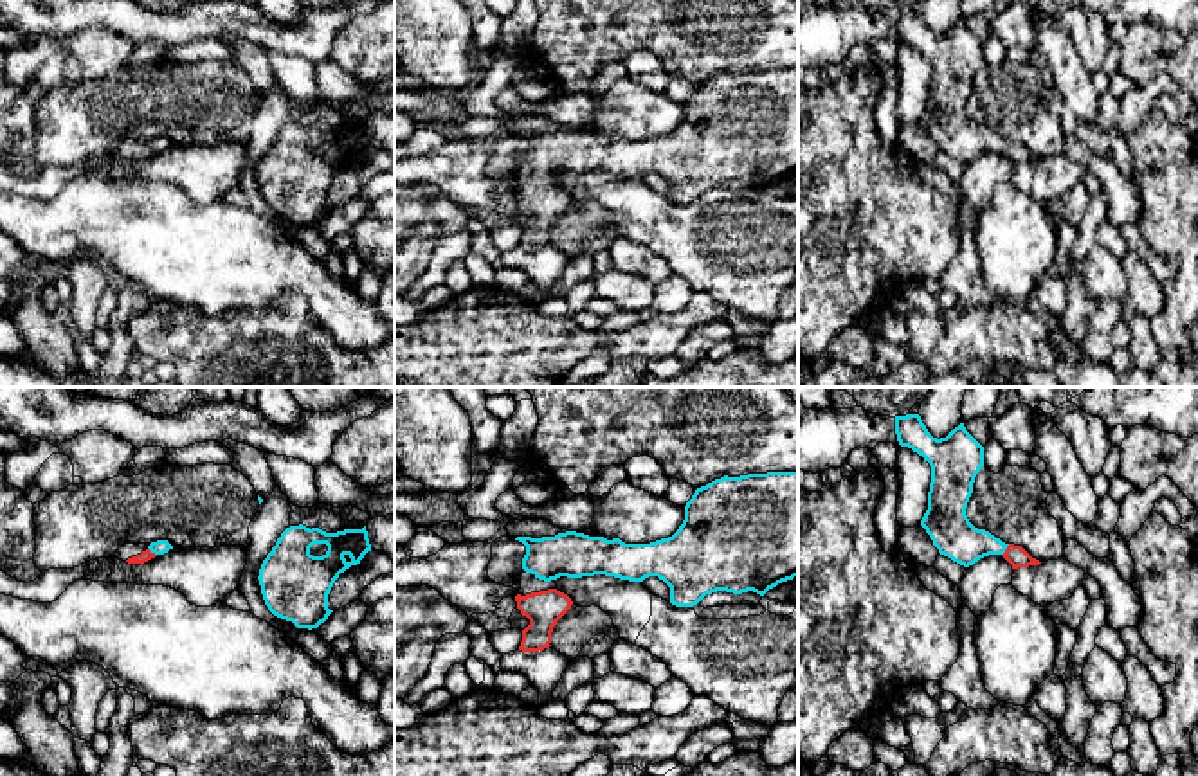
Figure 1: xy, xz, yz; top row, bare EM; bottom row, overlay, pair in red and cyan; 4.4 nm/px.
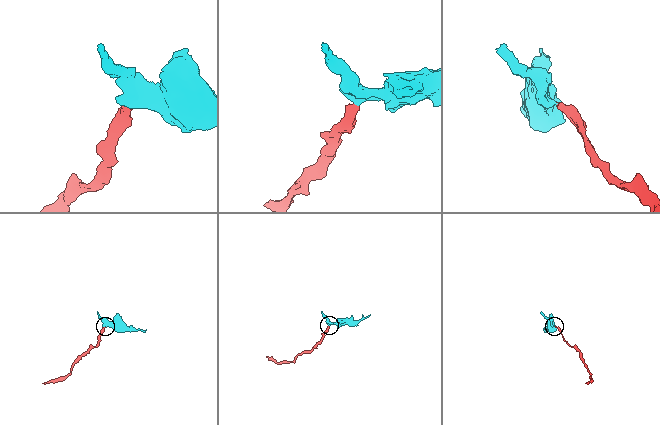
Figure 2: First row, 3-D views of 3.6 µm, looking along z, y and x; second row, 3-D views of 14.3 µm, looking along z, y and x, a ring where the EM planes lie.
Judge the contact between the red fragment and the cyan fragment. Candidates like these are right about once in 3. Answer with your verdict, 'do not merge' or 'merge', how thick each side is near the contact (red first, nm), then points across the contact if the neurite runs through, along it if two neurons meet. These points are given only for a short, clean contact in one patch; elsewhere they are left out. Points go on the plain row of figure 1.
merge | 90/190 nm | across yz (1015, 152), (1006, 146), (964, 141), (953, 132)

